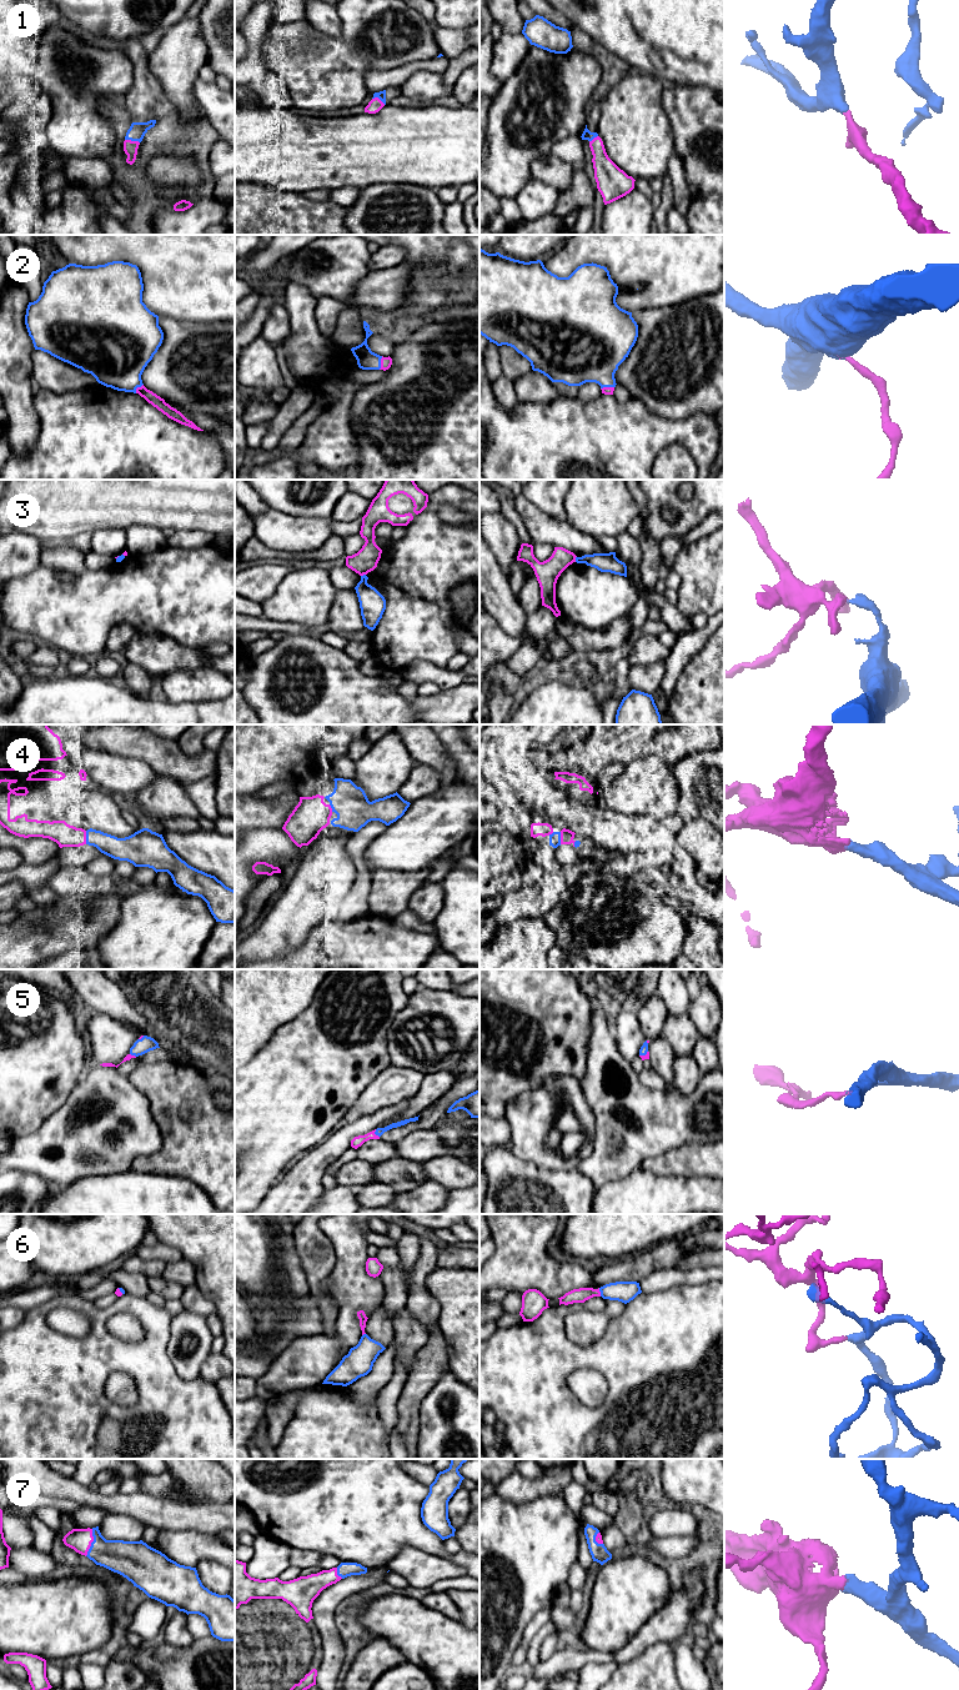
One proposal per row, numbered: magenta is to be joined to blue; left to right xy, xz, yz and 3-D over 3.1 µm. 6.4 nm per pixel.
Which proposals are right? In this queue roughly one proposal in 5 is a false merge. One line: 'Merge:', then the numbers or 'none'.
Merge: 1, 2, 4, 5, 6, 7

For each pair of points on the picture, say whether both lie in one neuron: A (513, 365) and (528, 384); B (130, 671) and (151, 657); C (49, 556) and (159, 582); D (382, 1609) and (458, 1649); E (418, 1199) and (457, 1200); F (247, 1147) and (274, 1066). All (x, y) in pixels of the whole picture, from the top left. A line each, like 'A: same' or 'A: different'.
A: different
B: different
C: same
D: same
E: different
F: same

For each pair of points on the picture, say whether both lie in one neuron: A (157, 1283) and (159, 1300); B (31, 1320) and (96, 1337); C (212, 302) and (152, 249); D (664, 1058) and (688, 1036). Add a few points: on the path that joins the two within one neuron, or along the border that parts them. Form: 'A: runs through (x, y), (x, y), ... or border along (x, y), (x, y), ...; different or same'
A: border along (150, 1290), (165, 1300); different
B: runs through (48, 1337), (55, 1344), (80, 1344); same
C: runs through (197, 287), (167, 257); same
D: runs through (669, 1051), (671, 1044), (681, 1043); same

